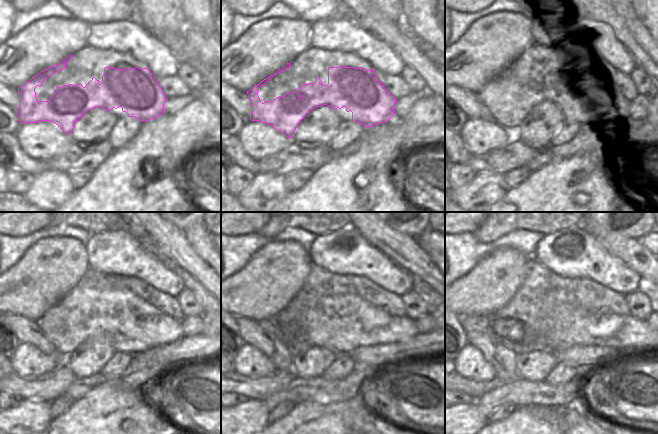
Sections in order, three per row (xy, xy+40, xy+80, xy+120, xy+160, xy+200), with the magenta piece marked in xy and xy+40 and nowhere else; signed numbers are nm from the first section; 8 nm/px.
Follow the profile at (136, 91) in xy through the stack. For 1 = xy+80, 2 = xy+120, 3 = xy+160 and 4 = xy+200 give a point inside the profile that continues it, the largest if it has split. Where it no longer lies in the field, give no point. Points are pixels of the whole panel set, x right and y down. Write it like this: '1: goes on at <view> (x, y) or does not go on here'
1: goes on at xy+80 (580, 88)
2: goes on at xy+120 (150, 327)
3: goes on at xy+160 (381, 328)
4: goes on at xy+200 (622, 332)

